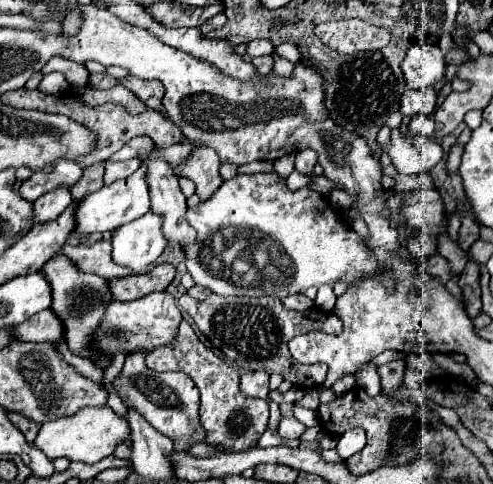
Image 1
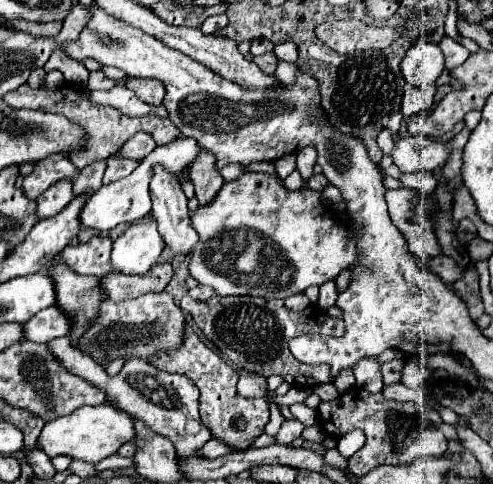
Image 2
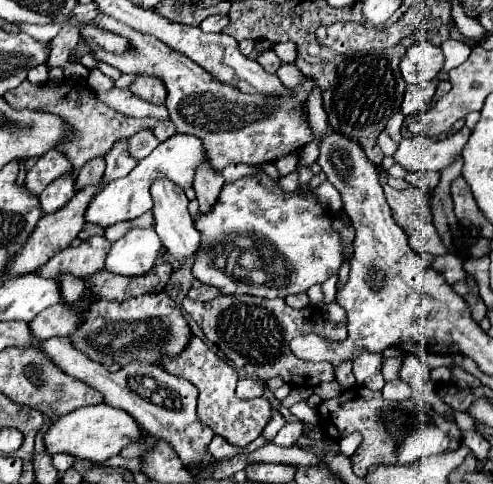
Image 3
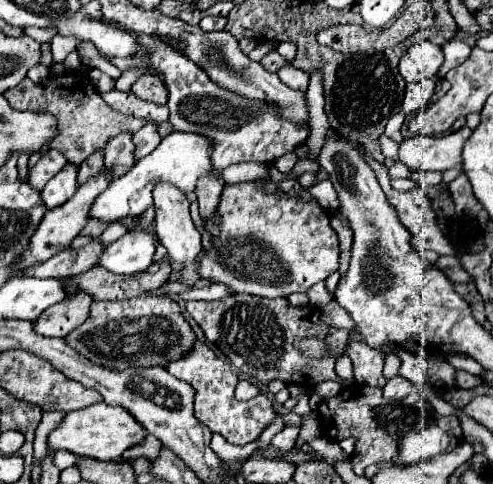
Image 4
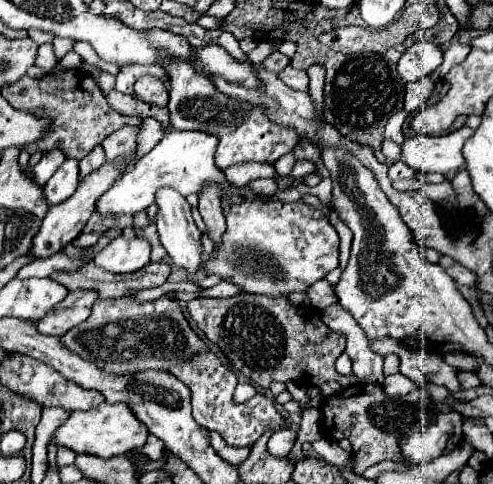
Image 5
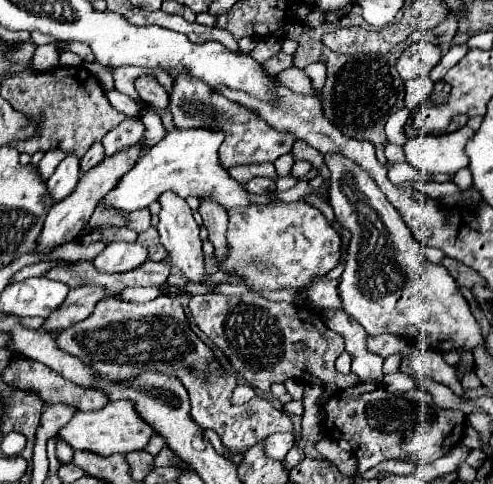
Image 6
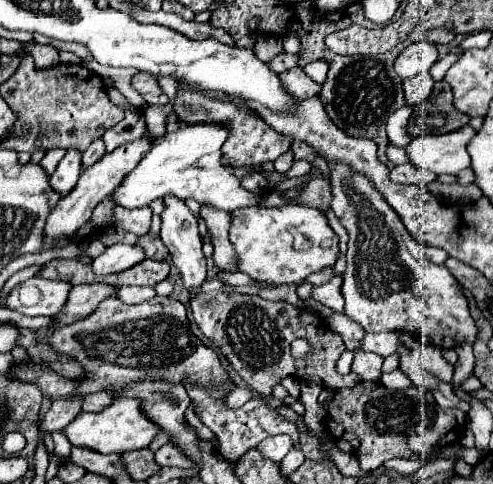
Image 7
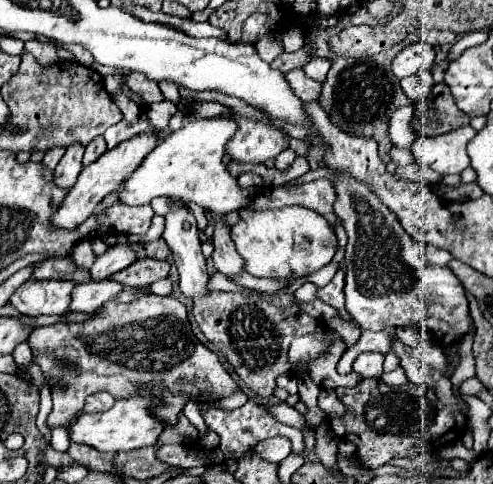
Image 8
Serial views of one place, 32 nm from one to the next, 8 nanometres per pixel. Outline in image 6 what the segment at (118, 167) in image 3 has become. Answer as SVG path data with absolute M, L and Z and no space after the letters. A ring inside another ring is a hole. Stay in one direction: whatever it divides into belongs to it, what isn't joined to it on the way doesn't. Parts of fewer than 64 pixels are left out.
M128 116L122 124L118 124L116 128L112 128L112 132L108 132L104 136L102 144L106 148L106 156L112 156L122 146L136 144L142 134L144 134L144 124L142 124L140 116Z

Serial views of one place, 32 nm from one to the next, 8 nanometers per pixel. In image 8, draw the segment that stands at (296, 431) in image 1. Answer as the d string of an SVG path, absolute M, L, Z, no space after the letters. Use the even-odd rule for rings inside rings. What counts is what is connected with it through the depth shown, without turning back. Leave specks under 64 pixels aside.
M280 436L268 438L268 440L262 440L260 444L256 444L254 450L262 460L282 462L290 454L290 440L288 438L280 438Z

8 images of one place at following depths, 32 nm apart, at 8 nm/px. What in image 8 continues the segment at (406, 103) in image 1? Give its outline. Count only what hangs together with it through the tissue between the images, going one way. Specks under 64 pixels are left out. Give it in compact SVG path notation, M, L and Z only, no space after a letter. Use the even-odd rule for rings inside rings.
M424 70L424 72L416 72L416 76L408 76L404 80L400 80L400 86L404 90L404 94L410 98L410 100L422 100L430 94L432 86L434 86L434 80L432 80L432 72L430 70Z

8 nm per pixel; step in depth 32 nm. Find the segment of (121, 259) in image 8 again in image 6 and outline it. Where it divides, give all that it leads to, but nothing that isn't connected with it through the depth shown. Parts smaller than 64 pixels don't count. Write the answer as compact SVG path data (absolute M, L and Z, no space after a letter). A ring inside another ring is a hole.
M112 242L94 260L98 272L128 272L148 260L148 252L142 244Z

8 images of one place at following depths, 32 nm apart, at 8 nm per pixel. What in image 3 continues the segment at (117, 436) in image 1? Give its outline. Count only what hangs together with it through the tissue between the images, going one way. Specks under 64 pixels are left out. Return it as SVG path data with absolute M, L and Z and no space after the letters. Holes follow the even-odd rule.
M94 404L88 408L78 408L66 416L62 416L44 436L46 452L58 454L68 452L78 460L90 460L90 462L106 462L112 456L118 456L122 448L126 448L132 442L142 440L142 428L124 412L122 408L112 408L108 404Z

